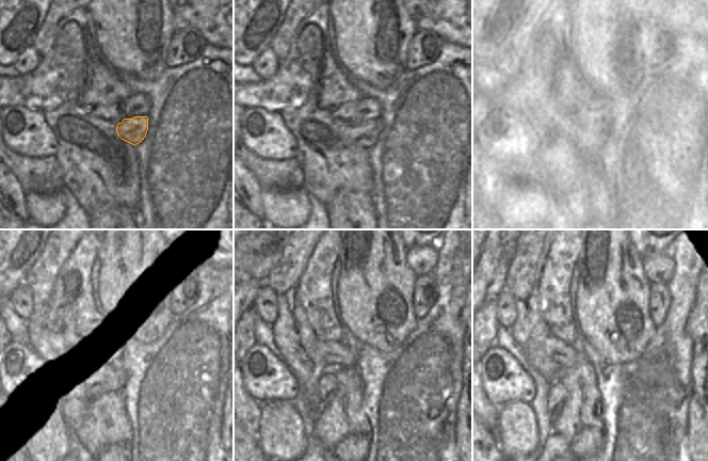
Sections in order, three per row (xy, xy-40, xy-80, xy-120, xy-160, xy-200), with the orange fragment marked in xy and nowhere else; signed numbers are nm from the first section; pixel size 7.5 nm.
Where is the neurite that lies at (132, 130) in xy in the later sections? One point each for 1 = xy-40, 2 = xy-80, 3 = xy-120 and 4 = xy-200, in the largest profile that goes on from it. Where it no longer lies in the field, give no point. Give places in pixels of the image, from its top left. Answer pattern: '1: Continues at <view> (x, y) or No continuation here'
1: Continues at xy-40 (365, 134)
2: Continues at xy-80 (585, 141)
3: Continues at xy-120 (96, 382)
4: Continues at xy-200 (557, 396)

